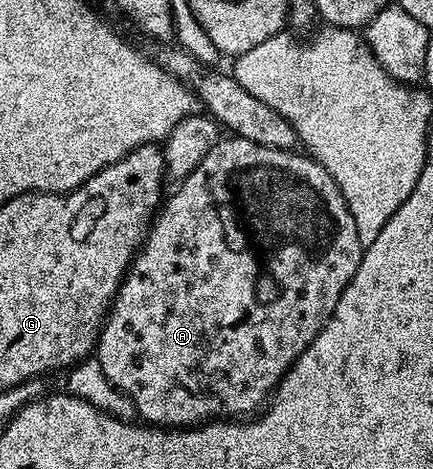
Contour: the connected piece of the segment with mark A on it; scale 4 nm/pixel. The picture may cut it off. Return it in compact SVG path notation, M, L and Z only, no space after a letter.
M229 135L227 139L217 139L216 145L202 158L202 162L198 162L195 170L179 181L177 188L180 189L169 200L167 197L163 201L150 226L147 240L137 252L116 293L108 319L100 329L100 339L96 342L94 356L102 364L106 378L133 400L139 419L152 426L185 429L213 420L248 418L259 413L289 366L300 357L302 350L310 346L310 342L314 342L322 326L326 326L334 314L334 306L338 306L338 298L342 298L342 290L346 290L360 265L362 249L354 218L350 218L350 210L334 178L330 178L319 162L299 151L283 152L280 146L250 142L241 136Z

